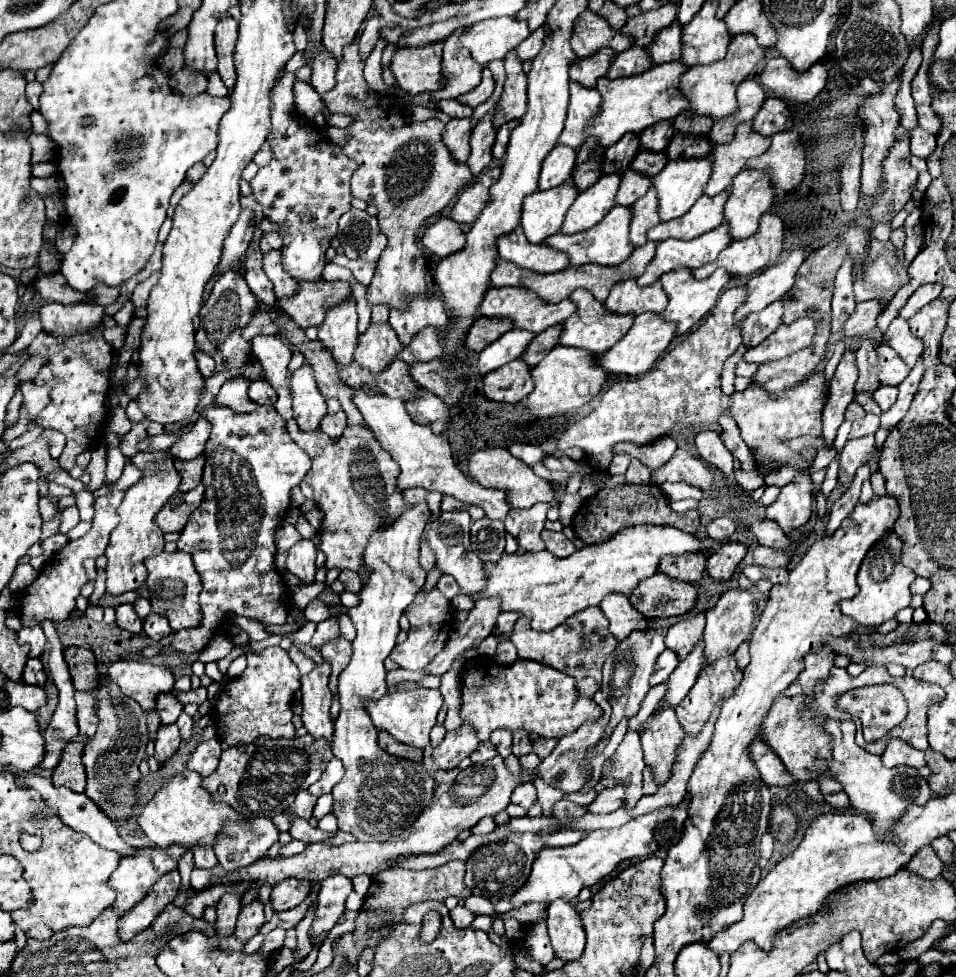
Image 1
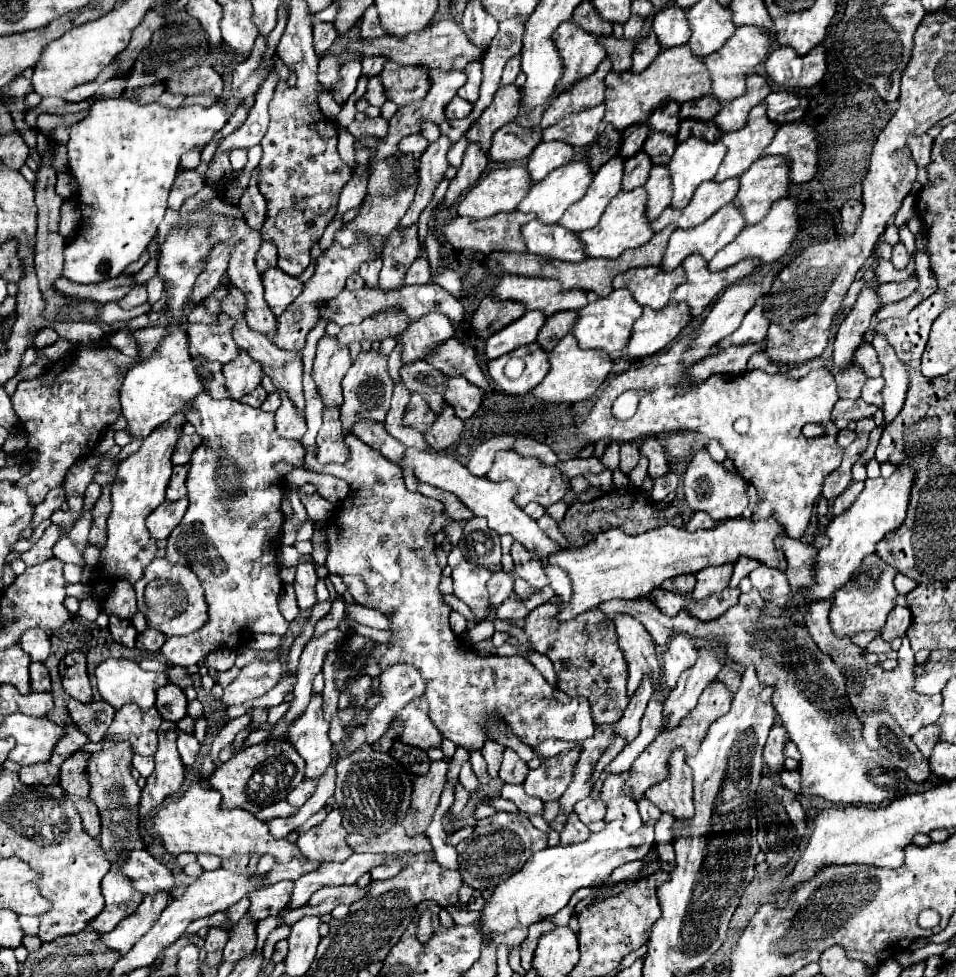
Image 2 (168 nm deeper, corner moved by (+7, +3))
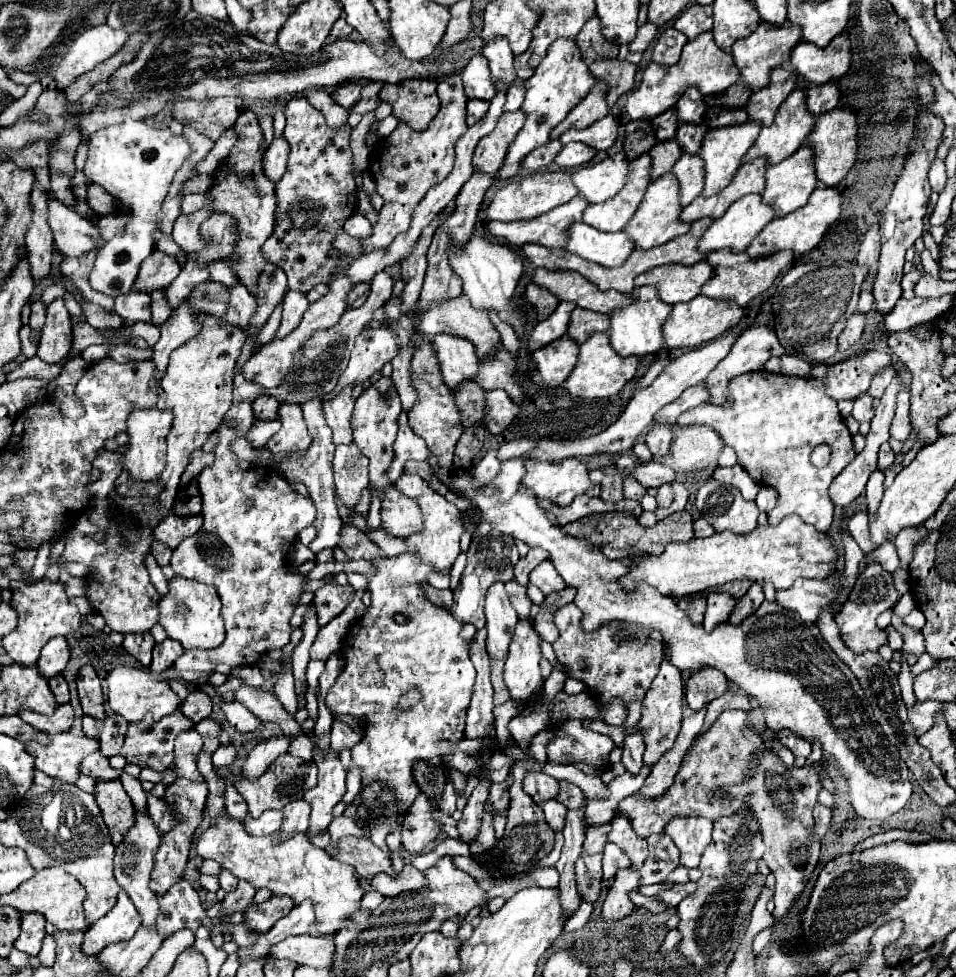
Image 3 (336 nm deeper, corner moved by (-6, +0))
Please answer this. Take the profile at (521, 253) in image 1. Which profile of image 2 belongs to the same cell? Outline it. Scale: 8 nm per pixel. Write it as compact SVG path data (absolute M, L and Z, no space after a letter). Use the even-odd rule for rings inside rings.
M539 219L527 223L523 229L523 239L527 243L527 251L561 261L583 261L587 259L585 247L577 239L575 231L569 231L557 223L541 223Z

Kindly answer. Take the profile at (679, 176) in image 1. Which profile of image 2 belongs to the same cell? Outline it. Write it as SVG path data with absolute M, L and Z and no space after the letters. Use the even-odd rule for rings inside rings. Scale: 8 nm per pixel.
M687 139L681 143L669 161L669 173L673 181L673 201L671 207L683 209L691 201L695 189L715 177L719 165L725 157L725 145L705 143L703 139Z

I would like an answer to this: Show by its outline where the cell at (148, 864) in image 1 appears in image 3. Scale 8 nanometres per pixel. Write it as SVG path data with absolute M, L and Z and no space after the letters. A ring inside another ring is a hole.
M120 892L116 906L86 930L82 952L100 954L108 944L130 940L140 924L140 912L130 902L130 896L126 892Z

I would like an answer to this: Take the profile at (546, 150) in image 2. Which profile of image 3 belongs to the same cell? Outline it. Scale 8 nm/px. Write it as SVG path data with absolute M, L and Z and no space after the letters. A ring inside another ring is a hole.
M570 142L566 144L558 156L554 158L554 162L564 168L564 170L570 170L570 168L576 168L576 166L582 166L582 164L588 164L592 158L594 158L596 150L586 146L586 144L580 144L580 142Z

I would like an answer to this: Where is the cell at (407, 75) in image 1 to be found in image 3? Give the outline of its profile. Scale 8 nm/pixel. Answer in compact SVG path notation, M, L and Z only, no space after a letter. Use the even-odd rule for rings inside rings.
M402 80L398 84L384 84L380 100L390 102L392 114L414 130L424 130L440 110L434 80Z

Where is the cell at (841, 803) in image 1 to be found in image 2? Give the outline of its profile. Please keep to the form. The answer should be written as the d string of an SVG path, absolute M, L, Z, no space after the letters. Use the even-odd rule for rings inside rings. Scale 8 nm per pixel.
M781 769L781 781L785 787L789 787L791 791L799 793L801 791L801 785L799 785L799 773L797 771L787 771L787 769Z

